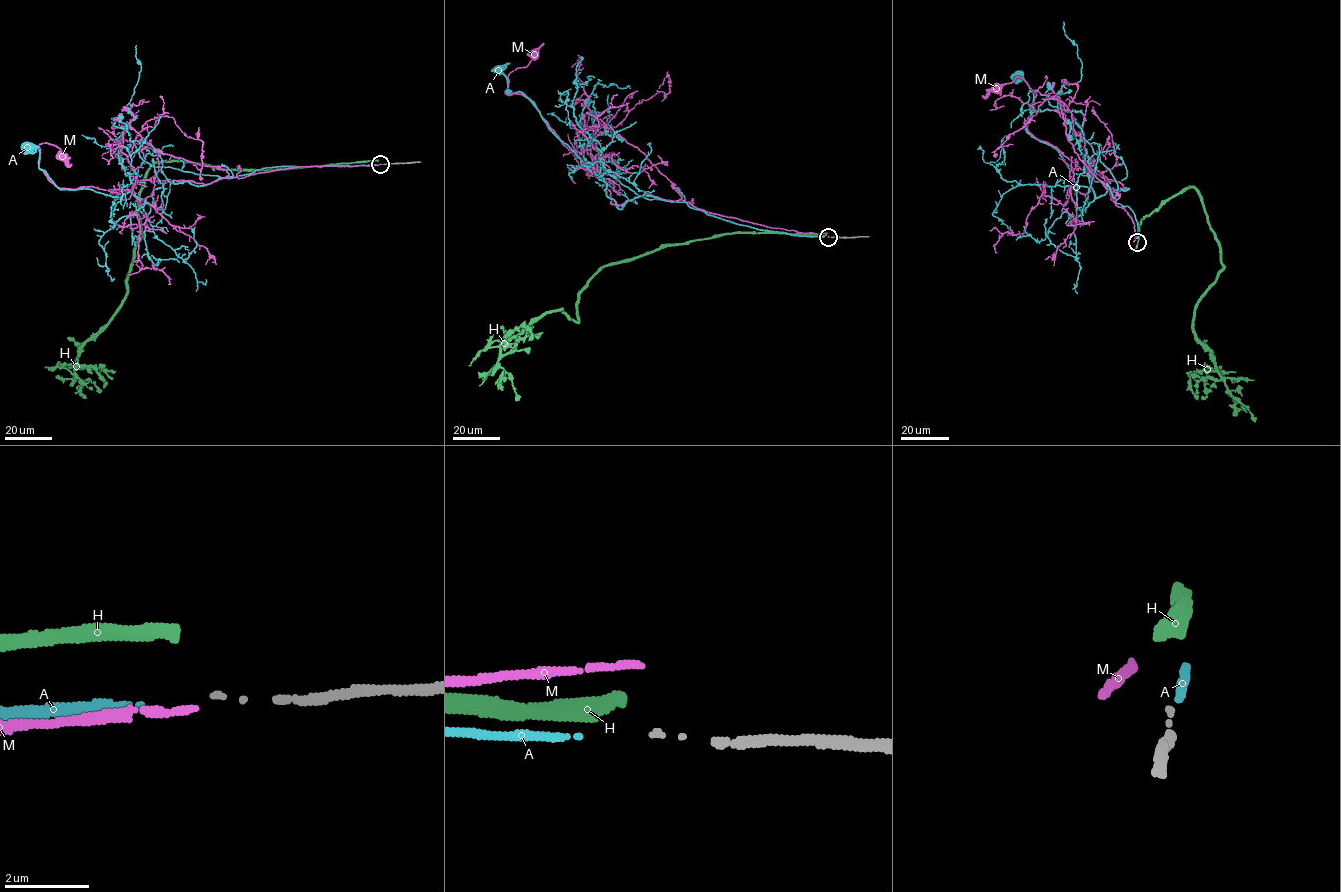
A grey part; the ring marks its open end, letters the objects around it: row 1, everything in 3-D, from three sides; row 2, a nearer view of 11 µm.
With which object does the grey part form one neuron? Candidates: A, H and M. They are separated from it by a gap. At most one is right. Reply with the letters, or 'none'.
A

